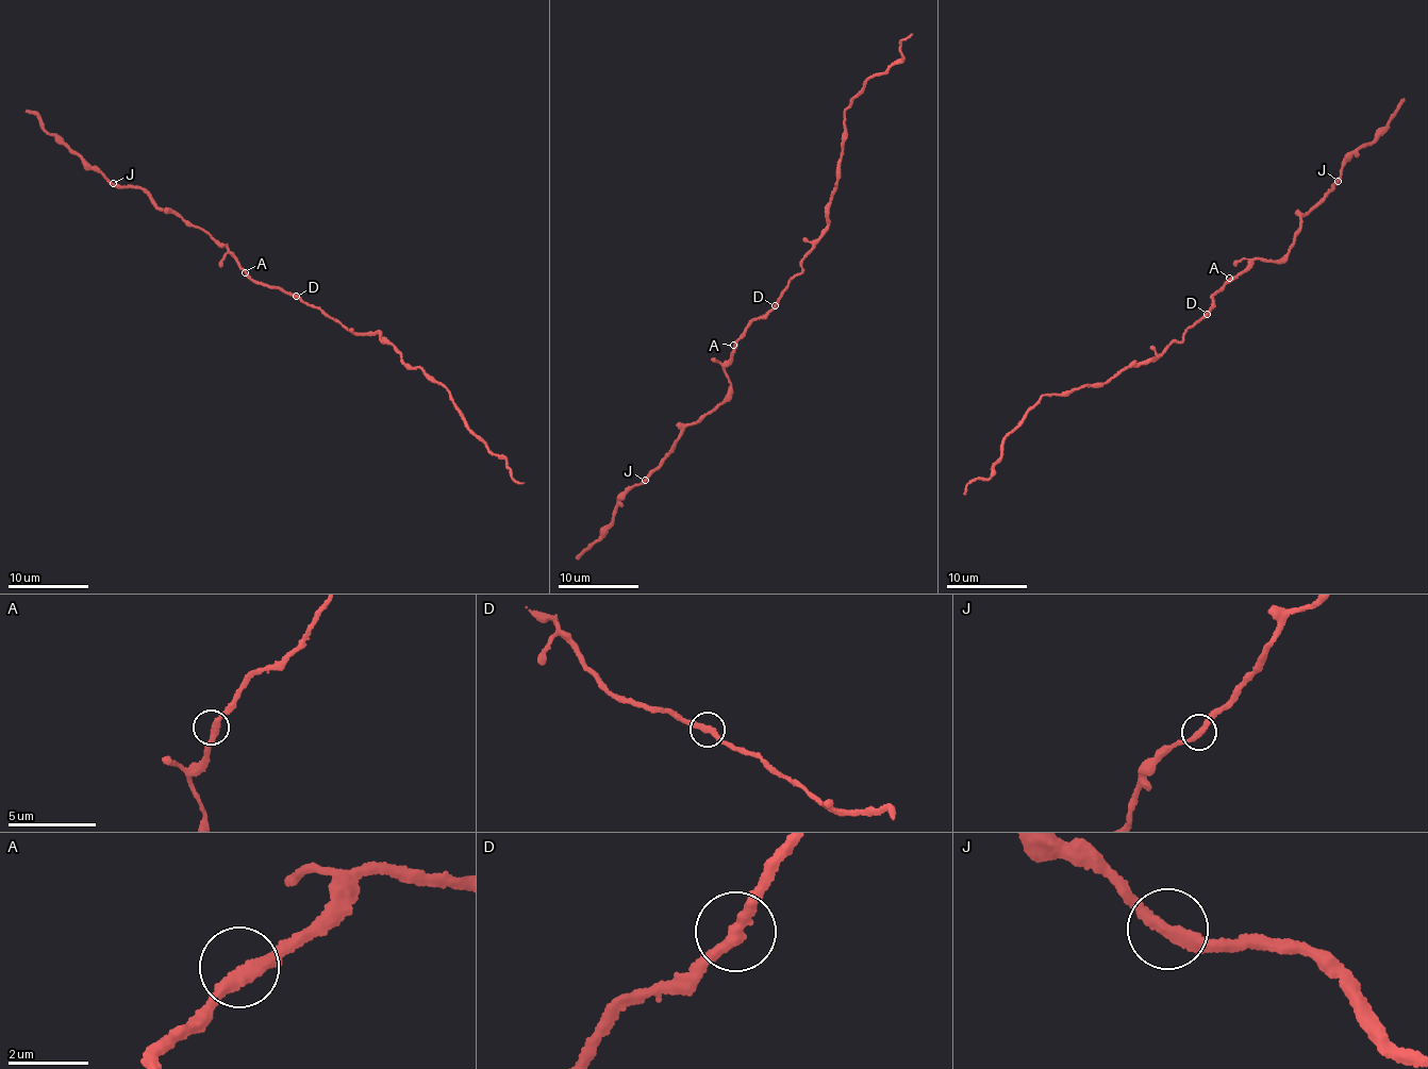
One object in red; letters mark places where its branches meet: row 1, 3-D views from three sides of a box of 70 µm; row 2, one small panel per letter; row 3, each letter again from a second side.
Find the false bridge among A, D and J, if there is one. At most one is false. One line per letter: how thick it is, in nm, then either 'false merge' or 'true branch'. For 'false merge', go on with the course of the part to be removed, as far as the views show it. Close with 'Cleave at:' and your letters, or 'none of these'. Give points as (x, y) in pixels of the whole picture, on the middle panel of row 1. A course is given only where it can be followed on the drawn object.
A: 320 nm thick; true branch
D: 320 nm thick; true branch
J: 300 nm thick; true branch
Cleave at: none of these

